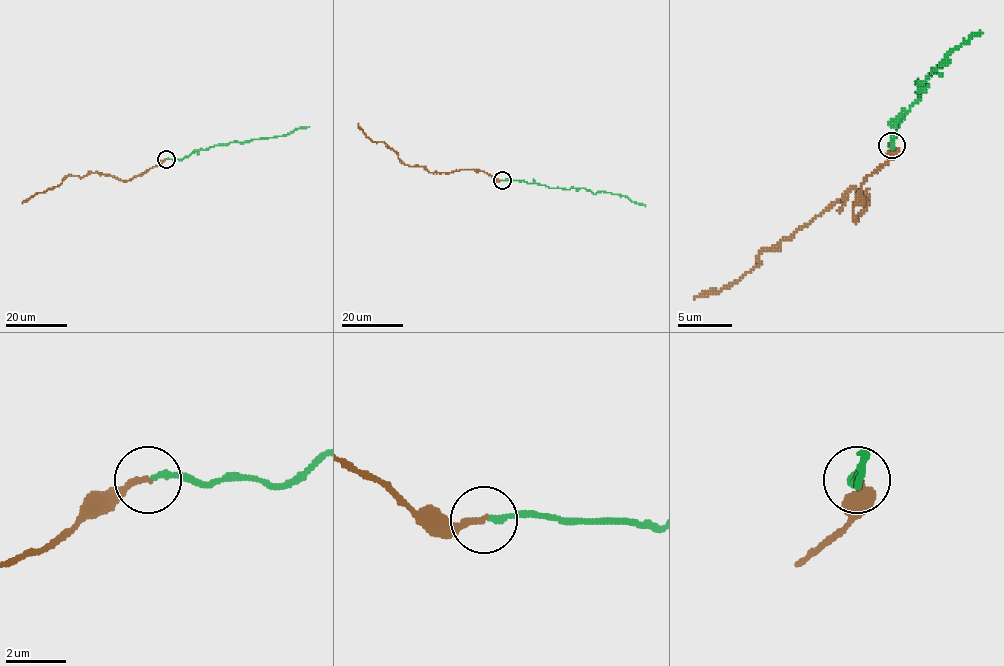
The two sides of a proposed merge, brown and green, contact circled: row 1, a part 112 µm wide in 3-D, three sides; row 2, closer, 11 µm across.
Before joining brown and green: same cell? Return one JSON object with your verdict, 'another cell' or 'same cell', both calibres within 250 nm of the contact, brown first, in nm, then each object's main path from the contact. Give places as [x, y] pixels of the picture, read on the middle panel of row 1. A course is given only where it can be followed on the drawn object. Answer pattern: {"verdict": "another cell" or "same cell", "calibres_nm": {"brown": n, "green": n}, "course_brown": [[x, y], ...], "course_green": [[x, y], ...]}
{"verdict": "another cell", "calibres_nm": {"brown": 240, "green": 180}, "course_brown": [[503, 180], [470, 169], [430, 173], [418, 165], [404, 164], [383, 142], [372, 142], [358, 124]], "course_green": [[503, 180], [566, 189], [585, 188], [594, 193], [605, 191], [645, 205]]}

